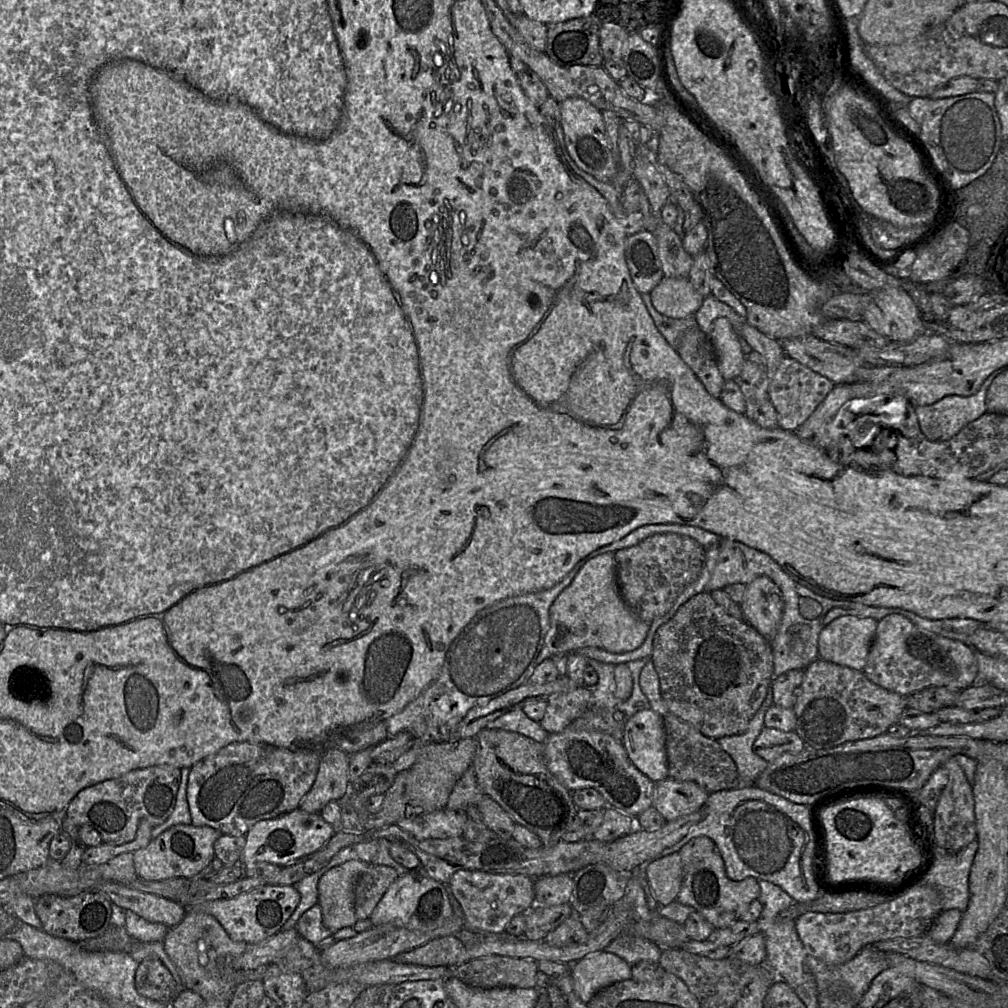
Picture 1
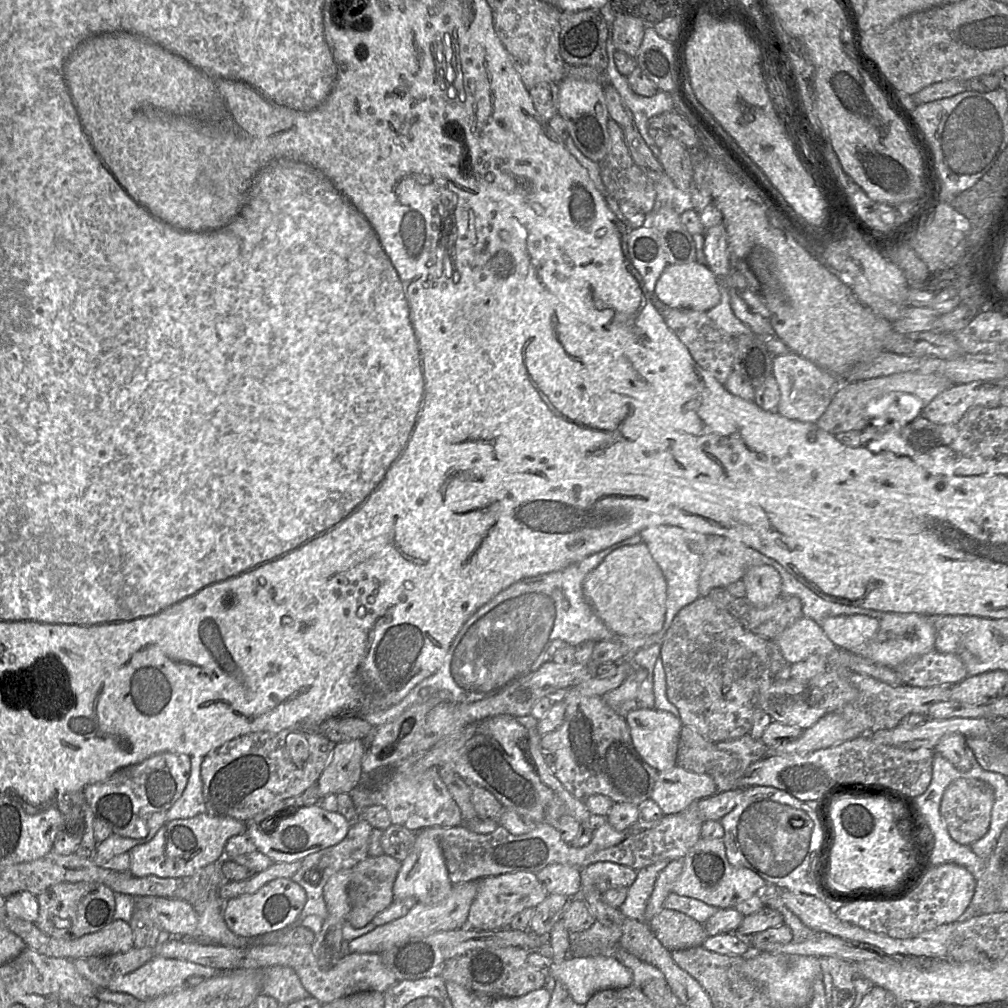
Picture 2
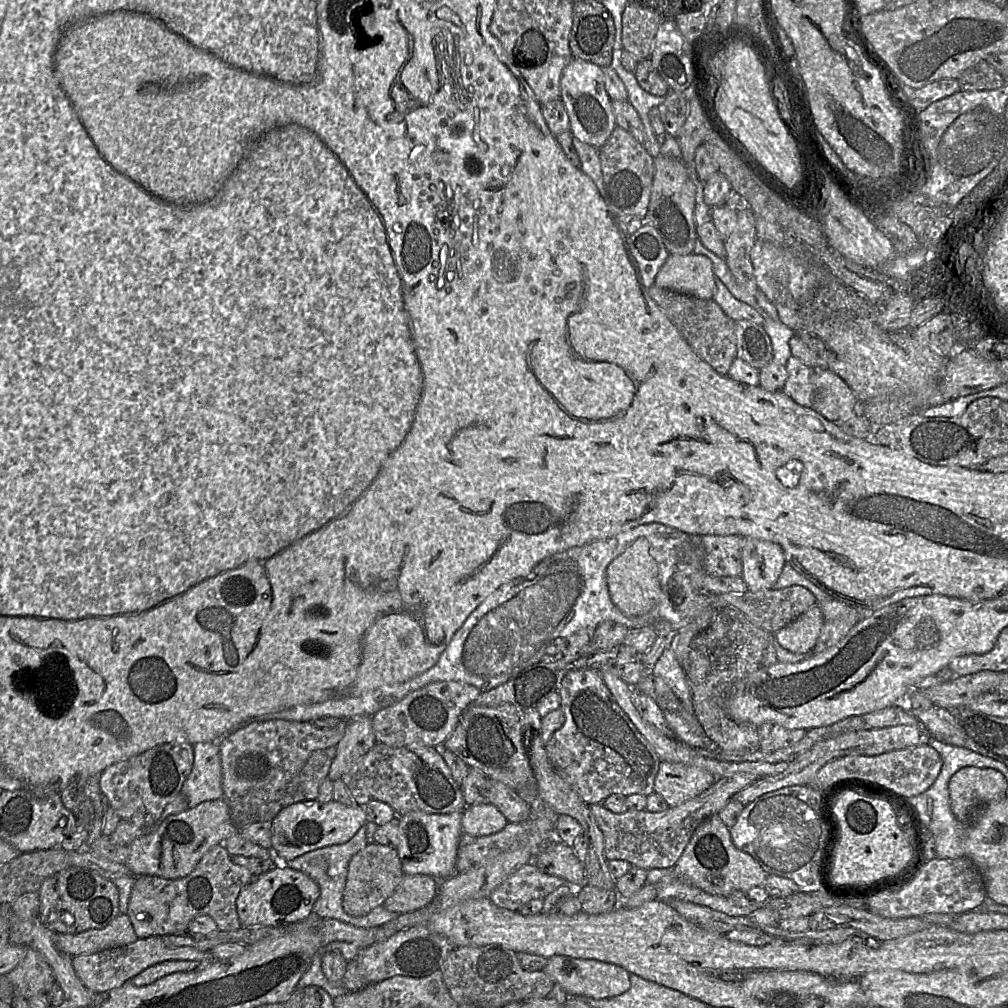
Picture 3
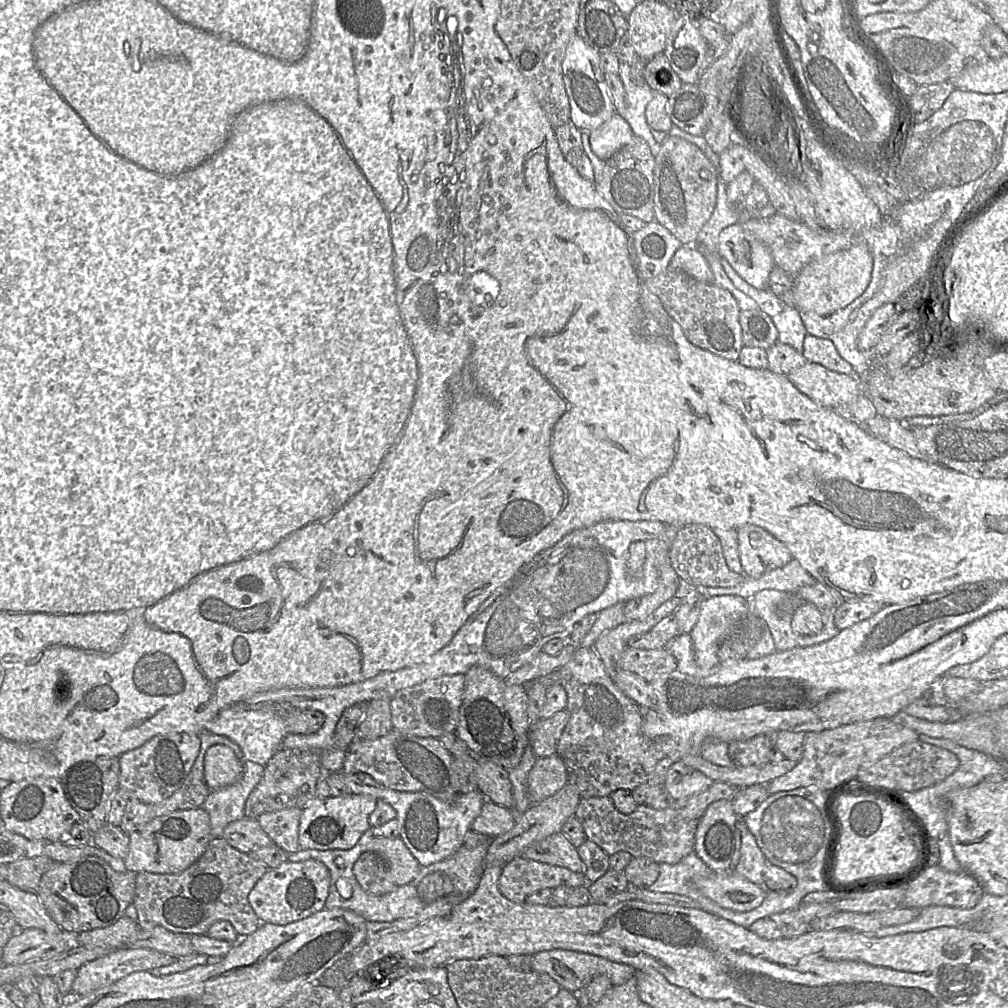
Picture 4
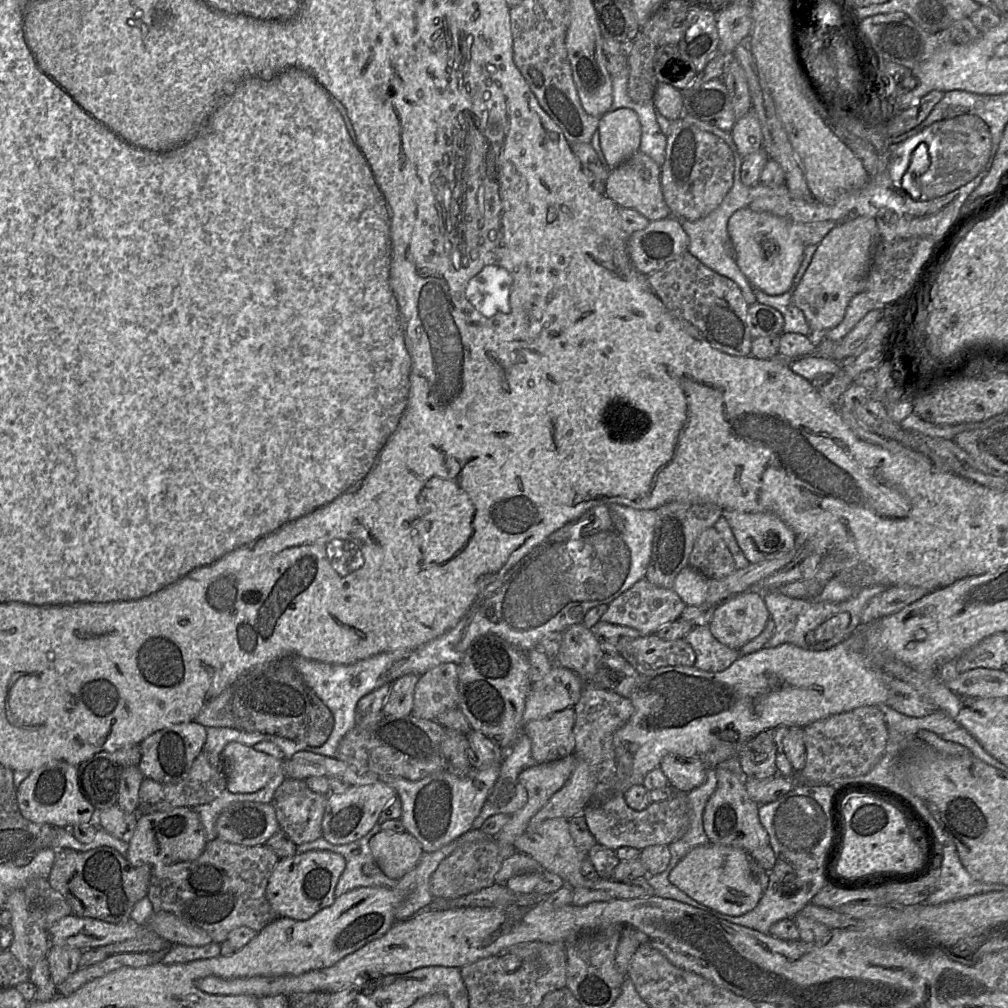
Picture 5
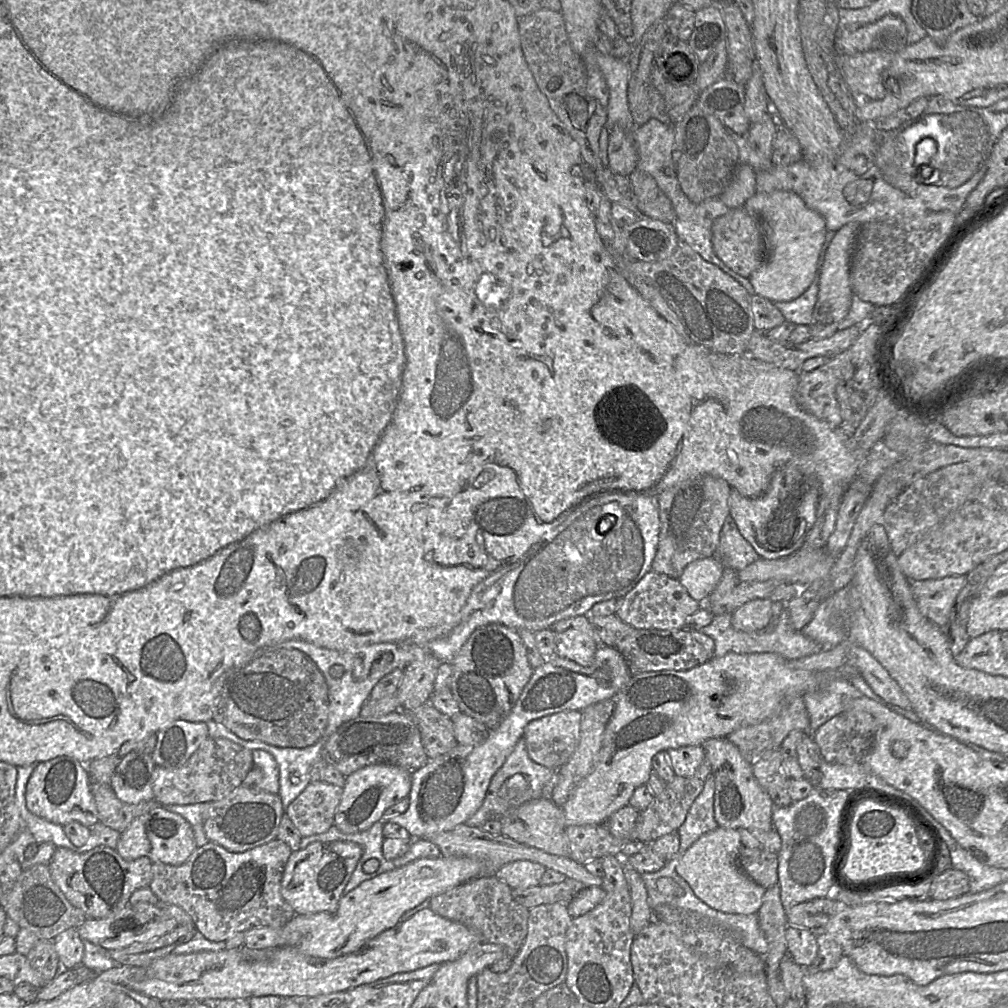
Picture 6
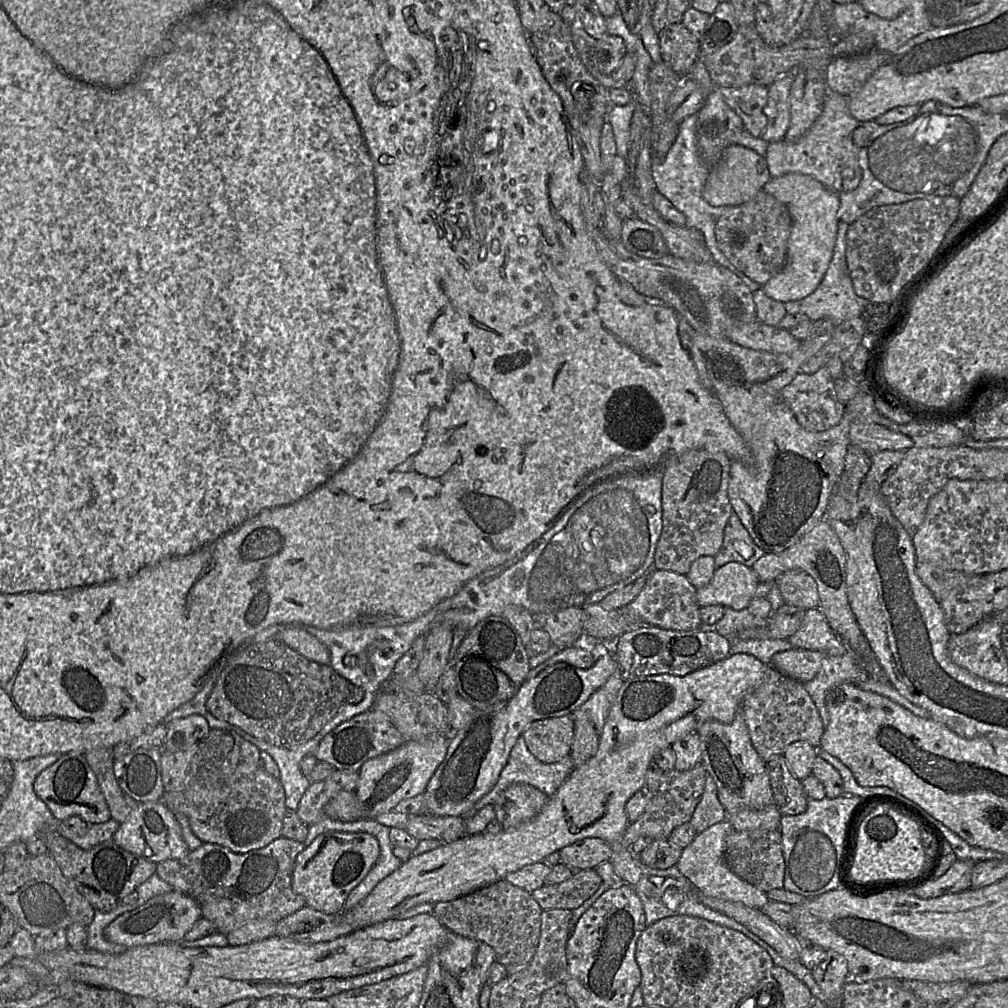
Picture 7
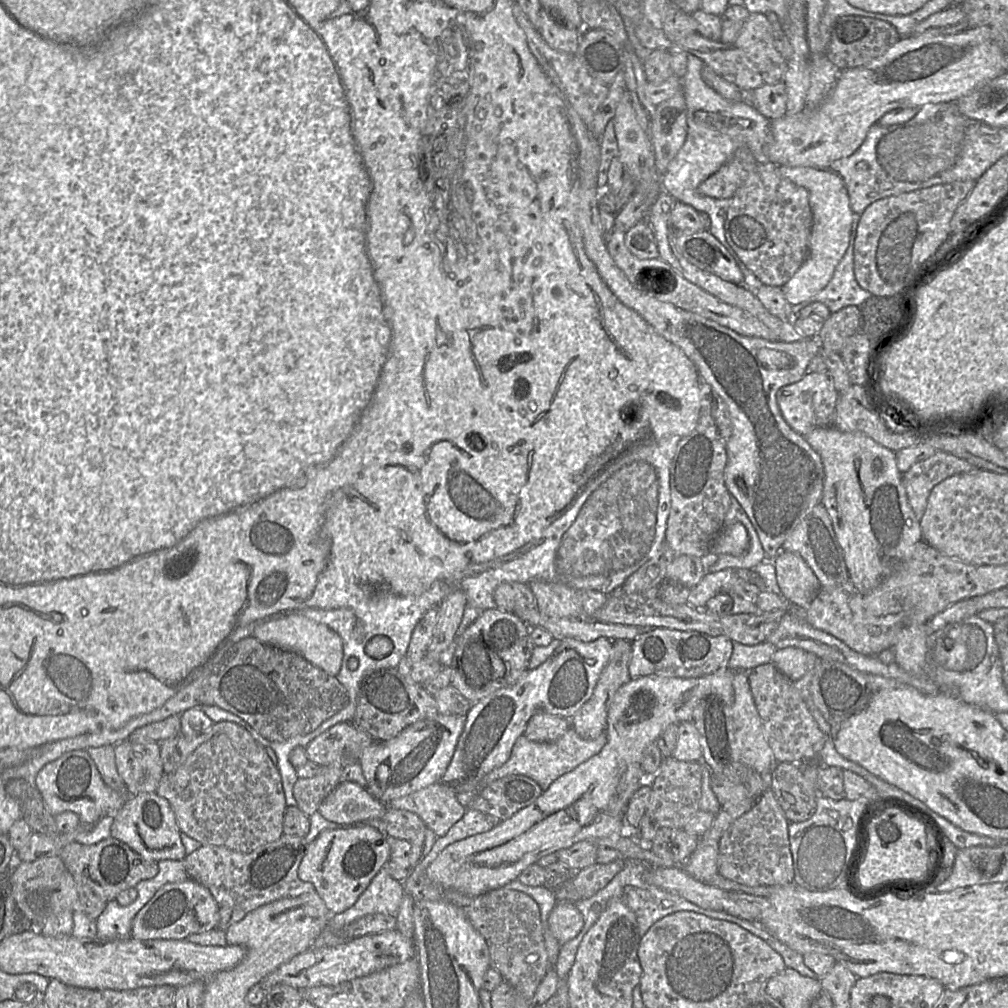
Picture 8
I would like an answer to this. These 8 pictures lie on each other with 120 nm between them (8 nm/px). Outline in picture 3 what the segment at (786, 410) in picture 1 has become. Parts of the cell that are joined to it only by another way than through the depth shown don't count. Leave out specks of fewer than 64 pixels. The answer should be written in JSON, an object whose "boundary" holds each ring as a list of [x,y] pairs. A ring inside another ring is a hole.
{"boundary":[[[791,356],[786,364],[787,380],[782,391],[797,404],[812,407],[814,400],[814,369]]]}

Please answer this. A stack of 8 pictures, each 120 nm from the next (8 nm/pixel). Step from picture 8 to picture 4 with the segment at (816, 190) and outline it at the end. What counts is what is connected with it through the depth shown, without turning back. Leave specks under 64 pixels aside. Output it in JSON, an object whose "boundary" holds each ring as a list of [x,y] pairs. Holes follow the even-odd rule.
{"boundary":[[[742,223],[723,229],[719,235],[719,255],[750,285],[765,290],[775,267],[770,249]]]}

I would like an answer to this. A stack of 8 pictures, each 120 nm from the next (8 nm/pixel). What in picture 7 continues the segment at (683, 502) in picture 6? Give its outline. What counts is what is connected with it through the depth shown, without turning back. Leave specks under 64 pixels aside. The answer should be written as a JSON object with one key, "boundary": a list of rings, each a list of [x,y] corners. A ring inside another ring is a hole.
{"boundary":[[[691,449],[672,457],[662,468],[663,528],[654,555],[655,570],[686,575],[697,558],[718,553],[732,512],[728,498],[731,462],[722,451]]]}

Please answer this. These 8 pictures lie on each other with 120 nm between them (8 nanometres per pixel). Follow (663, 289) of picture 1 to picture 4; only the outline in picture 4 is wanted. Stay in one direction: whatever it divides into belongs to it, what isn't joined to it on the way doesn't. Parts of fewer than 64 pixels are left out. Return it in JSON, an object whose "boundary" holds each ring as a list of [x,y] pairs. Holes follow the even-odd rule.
{"boundary":[[[696,244],[682,245],[674,254],[668,269],[682,270],[696,280],[713,283],[713,274],[705,257],[696,249]]]}

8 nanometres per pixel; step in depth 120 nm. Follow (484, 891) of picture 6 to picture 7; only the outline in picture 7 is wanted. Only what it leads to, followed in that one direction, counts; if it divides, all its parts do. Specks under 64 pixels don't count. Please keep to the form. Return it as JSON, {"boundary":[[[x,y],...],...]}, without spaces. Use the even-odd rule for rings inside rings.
{"boundary":[[[499,880],[456,899],[437,902],[433,915],[459,936],[489,945],[508,974],[524,970],[533,959],[540,939],[542,909],[531,894],[506,880]]]}

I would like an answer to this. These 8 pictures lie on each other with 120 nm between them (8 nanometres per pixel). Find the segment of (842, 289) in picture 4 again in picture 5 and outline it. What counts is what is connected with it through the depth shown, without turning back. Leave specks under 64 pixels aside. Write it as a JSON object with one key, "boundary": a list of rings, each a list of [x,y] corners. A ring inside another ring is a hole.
{"boundary":[[[860,216],[835,227],[818,245],[792,296],[813,332],[825,332],[839,325],[851,299],[865,291],[874,245],[878,241],[876,219]]]}

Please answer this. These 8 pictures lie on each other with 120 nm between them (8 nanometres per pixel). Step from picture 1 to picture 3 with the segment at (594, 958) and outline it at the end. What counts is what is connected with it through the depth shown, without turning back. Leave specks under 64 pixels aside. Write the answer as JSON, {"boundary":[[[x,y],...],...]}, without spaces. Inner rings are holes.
{"boundary":[[[563,955],[548,958],[542,970],[555,983],[558,983],[570,996],[590,999],[603,999],[619,996],[628,991],[630,973],[615,964],[597,961],[594,959],[577,959]]]}

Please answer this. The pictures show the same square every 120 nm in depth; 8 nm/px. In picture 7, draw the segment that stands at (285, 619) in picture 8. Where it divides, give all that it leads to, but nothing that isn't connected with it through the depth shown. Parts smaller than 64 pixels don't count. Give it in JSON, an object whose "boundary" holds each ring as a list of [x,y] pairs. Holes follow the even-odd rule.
{"boundary":[[[289,625],[280,628],[278,639],[289,648],[319,664],[330,665],[328,648],[303,626]]]}

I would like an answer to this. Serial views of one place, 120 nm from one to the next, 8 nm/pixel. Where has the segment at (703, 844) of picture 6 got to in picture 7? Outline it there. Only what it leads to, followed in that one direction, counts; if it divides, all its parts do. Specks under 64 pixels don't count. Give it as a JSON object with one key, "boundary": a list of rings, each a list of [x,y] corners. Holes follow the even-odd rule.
{"boundary":[[[725,819],[697,834],[682,850],[676,866],[699,893],[721,900],[739,902],[750,908],[762,909],[770,901],[767,894],[738,877],[725,862],[725,842],[732,830],[731,823]]]}

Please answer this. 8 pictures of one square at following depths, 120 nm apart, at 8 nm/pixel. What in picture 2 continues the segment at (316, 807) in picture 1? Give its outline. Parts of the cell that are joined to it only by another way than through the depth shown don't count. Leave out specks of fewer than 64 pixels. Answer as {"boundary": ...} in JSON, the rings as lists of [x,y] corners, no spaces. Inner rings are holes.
{"boundary":[[[361,739],[337,743],[317,780],[320,800],[328,794],[350,793],[361,777]]]}

